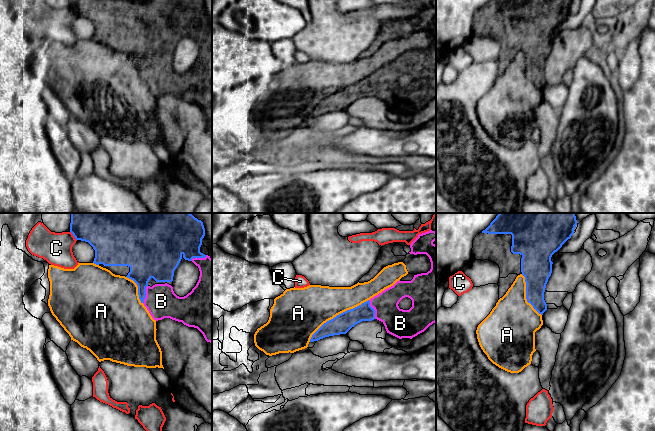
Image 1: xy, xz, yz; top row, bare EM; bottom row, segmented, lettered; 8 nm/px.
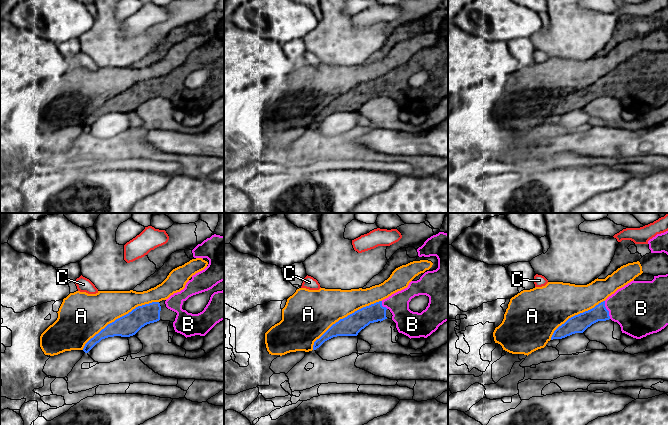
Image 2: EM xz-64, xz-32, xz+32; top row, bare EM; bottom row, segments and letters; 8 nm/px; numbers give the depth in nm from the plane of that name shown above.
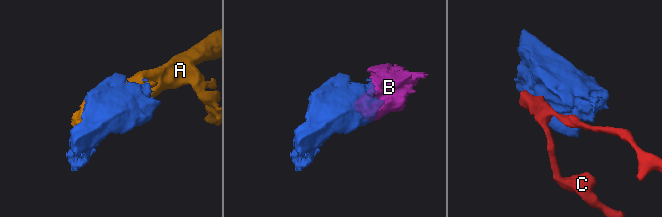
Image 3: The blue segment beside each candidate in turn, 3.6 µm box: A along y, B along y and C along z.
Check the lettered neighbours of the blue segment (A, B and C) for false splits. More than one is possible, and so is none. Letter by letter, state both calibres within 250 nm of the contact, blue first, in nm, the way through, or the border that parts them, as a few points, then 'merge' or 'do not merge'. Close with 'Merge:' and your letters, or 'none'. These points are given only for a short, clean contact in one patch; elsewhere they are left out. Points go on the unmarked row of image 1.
A: calibres 160 and 360 nm; do not merge
B: calibres 150 and 220 nm; merge
C: calibres 240 and 260 nm; border xy (70, 7), (76, 16); do not merge
Merge: B

